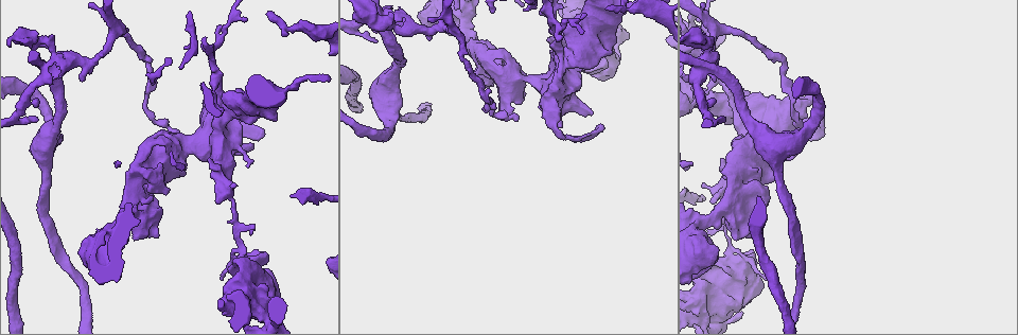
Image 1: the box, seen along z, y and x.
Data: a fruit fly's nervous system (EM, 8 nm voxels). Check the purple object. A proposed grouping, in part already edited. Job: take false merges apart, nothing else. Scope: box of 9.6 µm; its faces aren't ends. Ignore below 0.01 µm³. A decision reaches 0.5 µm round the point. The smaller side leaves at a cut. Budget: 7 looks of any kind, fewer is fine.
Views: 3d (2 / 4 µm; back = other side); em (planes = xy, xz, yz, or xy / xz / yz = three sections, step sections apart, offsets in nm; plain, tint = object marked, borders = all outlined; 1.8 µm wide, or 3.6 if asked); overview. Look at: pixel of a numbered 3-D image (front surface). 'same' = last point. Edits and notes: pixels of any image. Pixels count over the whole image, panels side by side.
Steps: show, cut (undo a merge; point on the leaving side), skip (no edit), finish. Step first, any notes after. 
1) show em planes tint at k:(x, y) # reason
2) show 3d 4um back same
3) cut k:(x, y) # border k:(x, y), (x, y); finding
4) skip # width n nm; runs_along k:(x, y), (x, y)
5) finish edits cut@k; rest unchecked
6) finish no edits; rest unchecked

show 3d 4um at 1:(265, 317) # small branch off a trunk

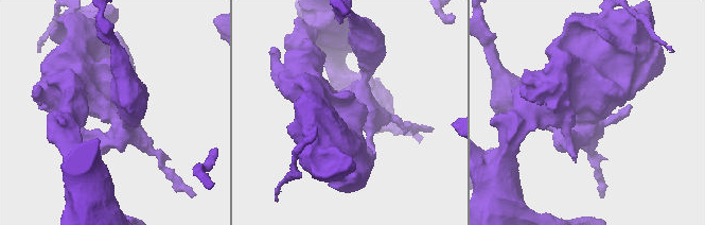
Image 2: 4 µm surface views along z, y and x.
show em 3.6um planes tint at 2:(584, 113)

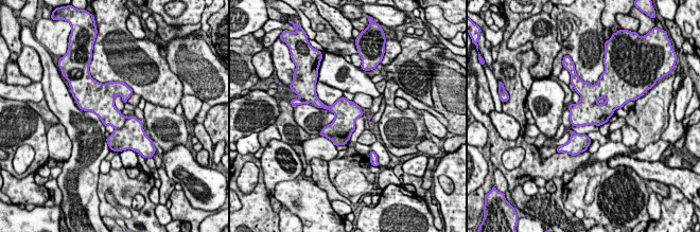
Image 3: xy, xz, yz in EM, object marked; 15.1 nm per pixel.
cut 3:(132, 136) # two neurons meet here

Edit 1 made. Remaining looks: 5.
show 3d 4um at 1:(753, 182) # abrupt turn

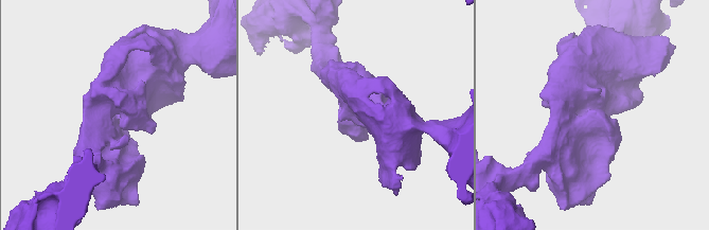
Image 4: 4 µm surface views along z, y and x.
show em 3.6um planes tint at 4:(591, 112)

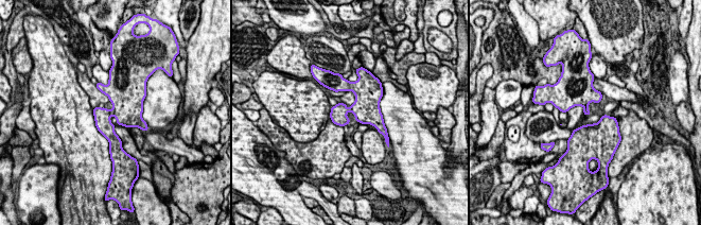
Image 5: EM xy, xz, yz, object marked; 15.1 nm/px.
skip # width 190 nm; all the same neuron

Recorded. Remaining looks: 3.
show em 3.6um xz step 4 tint at 1:(727, 103) # sudden change in width

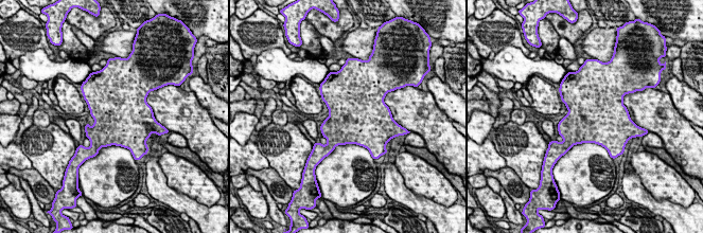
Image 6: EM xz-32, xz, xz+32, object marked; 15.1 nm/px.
skip # width 800 nm; all the same neuron

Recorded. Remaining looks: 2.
finish edits cut@3; rest unchecked

